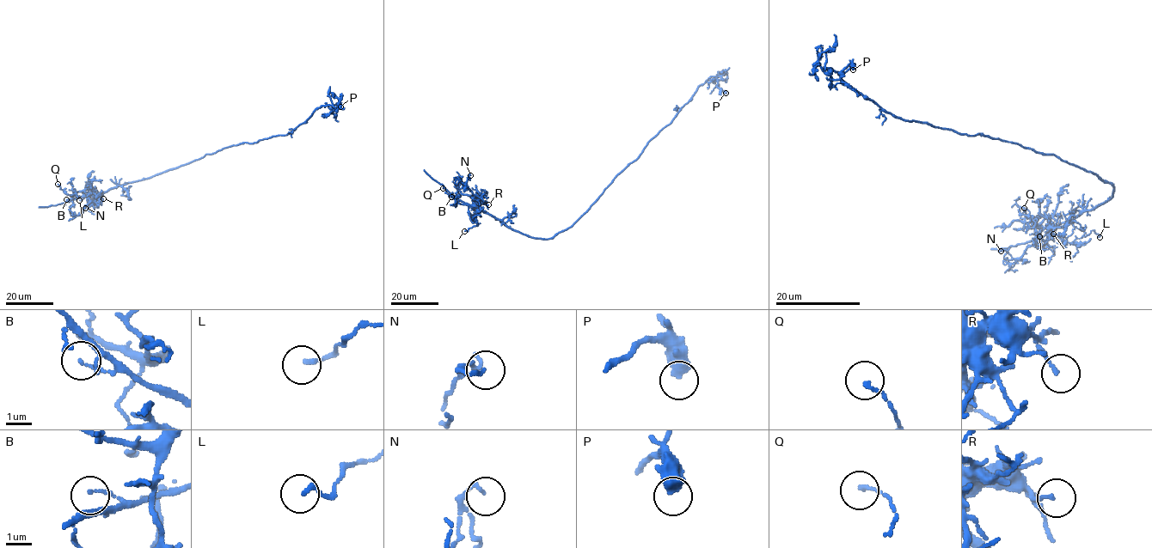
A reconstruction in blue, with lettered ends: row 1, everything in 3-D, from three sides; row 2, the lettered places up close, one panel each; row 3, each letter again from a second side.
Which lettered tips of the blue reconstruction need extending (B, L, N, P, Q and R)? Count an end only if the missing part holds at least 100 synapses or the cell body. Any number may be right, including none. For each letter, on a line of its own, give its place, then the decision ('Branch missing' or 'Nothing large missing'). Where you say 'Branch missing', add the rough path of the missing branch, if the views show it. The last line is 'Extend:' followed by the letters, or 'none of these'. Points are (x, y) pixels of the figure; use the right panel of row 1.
B: Place: (1039, 236). Nothing large missing
L: Place: (1099, 237). Nothing large missing
N: Place: (1001, 251). Nothing large missing
P: Place: (853, 70). Nothing large missing
Q: Place: (1024, 208). Nothing large missing
R: Place: (1053, 234). Nothing large missing
Extend: none of these

